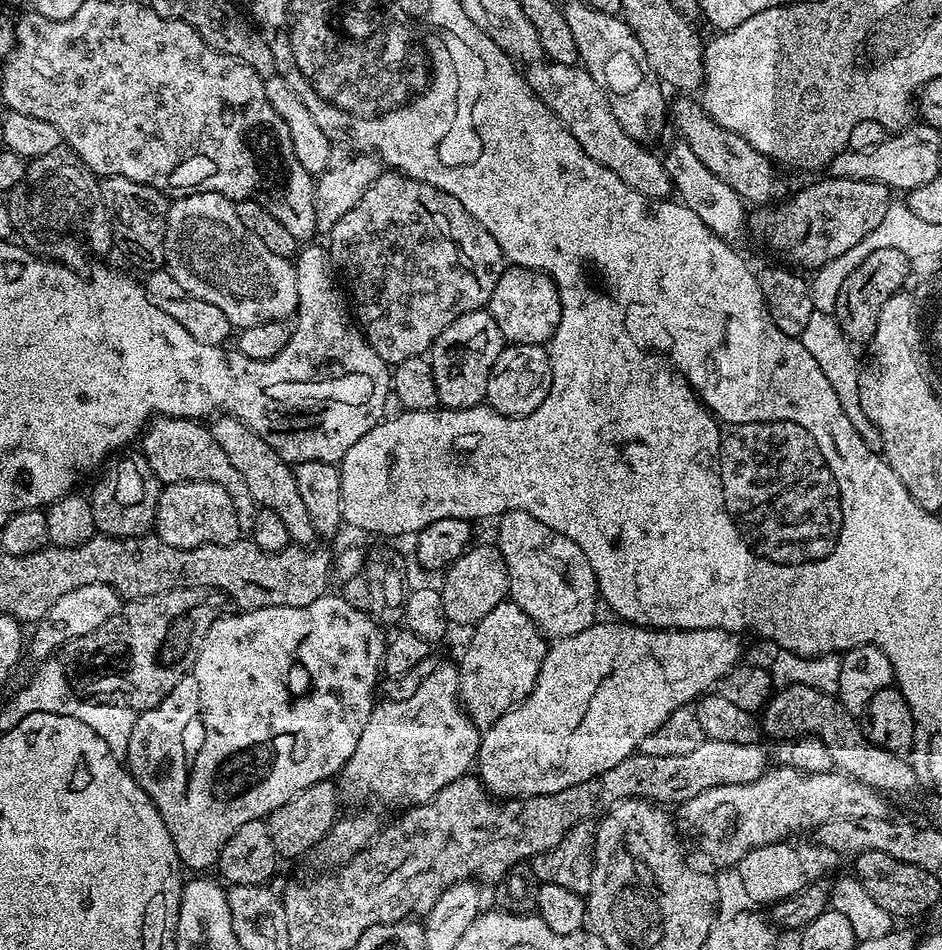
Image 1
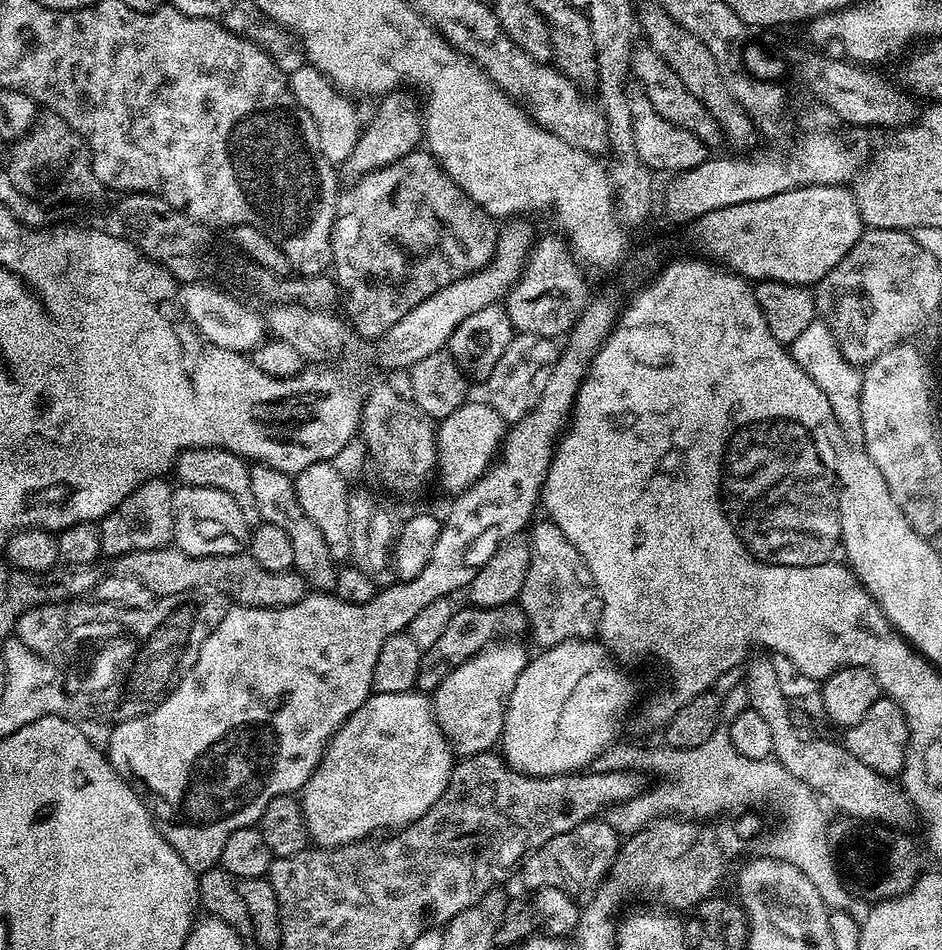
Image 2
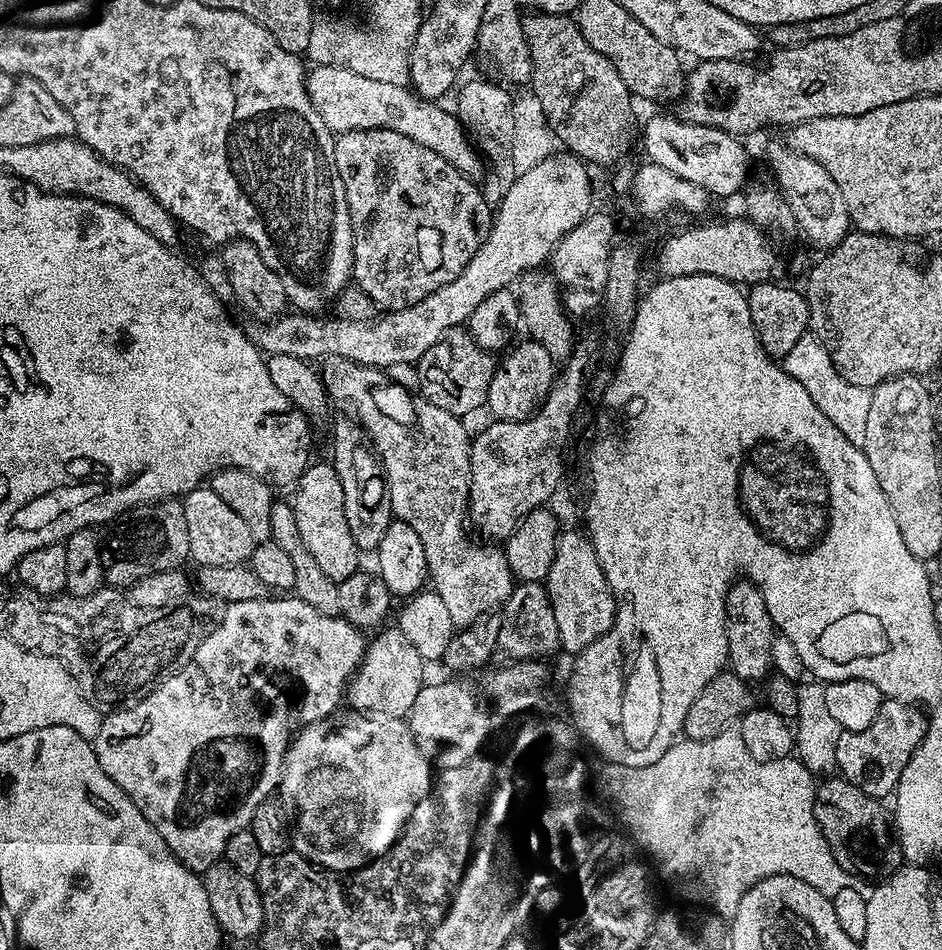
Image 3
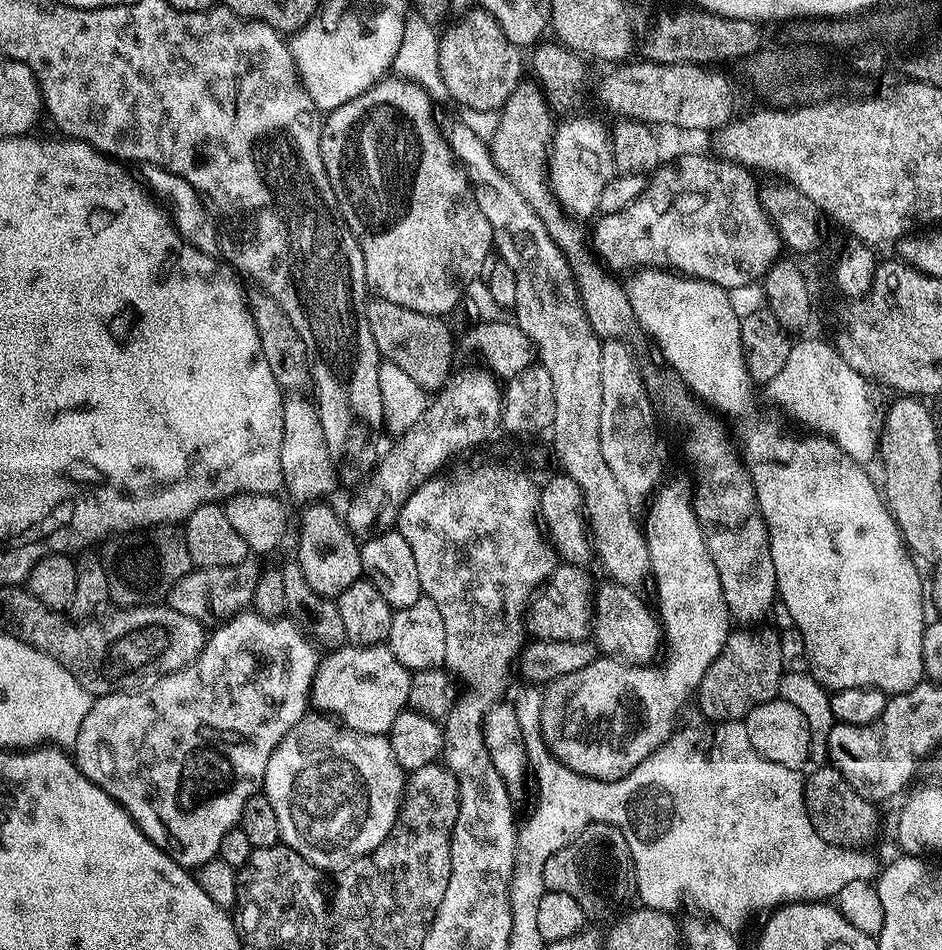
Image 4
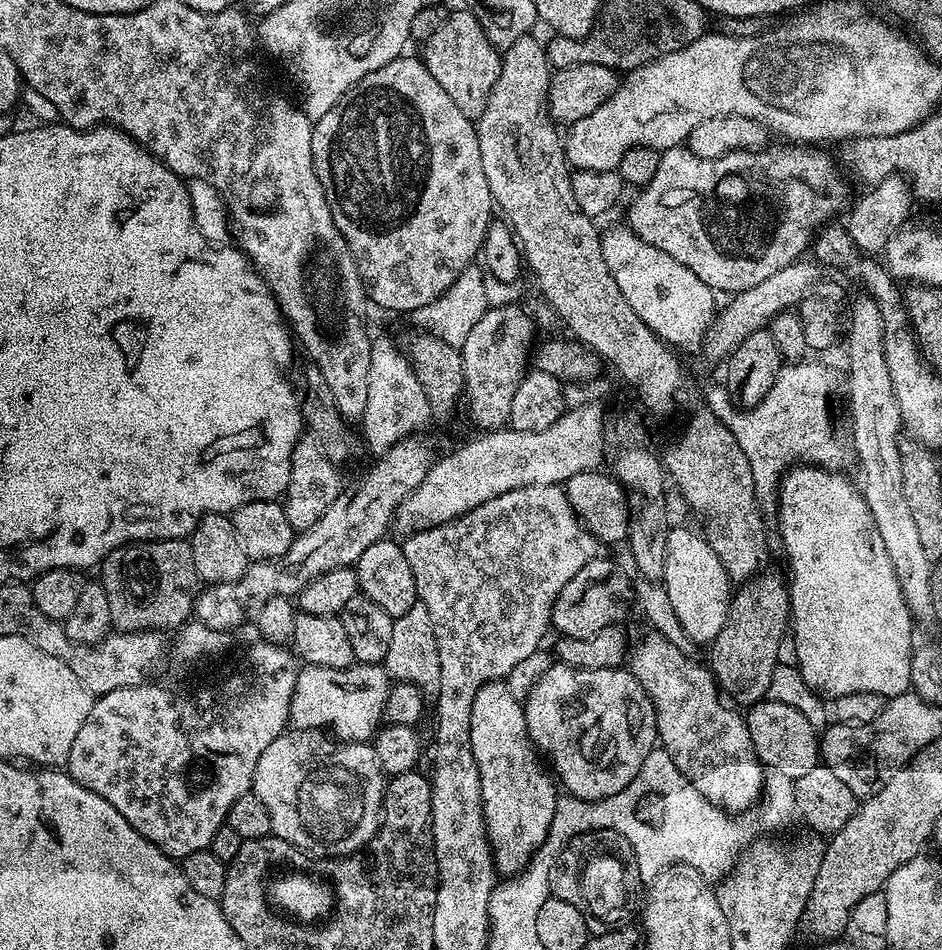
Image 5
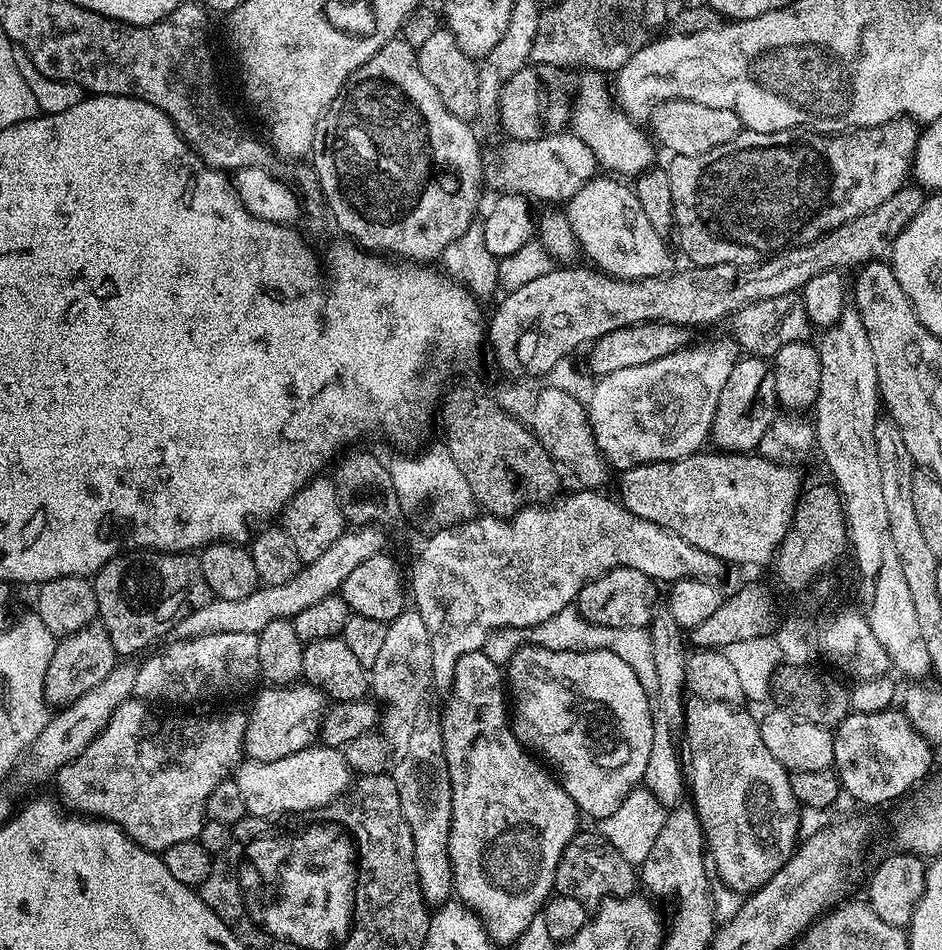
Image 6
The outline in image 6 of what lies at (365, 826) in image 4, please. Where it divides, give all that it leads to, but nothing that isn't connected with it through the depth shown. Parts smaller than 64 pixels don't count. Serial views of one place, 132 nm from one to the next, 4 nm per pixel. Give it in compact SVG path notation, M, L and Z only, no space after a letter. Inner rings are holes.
M313 746L301 752L278 758L274 762L241 760L234 773L242 802L246 802L248 816L284 816L287 812L316 812L349 791L354 773L340 748Z

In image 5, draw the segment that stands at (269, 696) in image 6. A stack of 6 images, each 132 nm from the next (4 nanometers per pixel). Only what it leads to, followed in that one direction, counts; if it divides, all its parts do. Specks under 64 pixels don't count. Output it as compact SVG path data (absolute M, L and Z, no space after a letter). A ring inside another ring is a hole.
M353 663L350 668L304 664L296 673L296 685L288 718L296 730L327 730L345 742L368 742L381 727L390 677L378 664Z

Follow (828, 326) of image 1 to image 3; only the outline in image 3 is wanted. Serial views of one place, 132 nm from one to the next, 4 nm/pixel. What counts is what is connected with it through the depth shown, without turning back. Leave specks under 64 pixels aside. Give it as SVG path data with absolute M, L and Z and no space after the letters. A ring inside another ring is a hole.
M805 334L798 338L798 343L790 349L790 354L786 354L782 361L782 367L794 382L802 382L806 394L814 398L818 410L850 438L850 442L863 445L866 442L866 418L870 415L870 398L872 397L869 389L862 386L854 386L842 373L834 366L828 351L821 346L820 341L811 334Z

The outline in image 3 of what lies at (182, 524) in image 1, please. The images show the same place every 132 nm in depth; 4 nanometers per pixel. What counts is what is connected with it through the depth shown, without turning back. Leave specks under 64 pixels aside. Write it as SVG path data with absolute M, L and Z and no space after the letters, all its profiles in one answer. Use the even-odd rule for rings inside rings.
M210 486L195 488L187 493L182 500L184 517L186 518L186 534L190 534L189 557L200 566L234 566L247 565L252 558L258 541L250 534L250 526L214 494Z

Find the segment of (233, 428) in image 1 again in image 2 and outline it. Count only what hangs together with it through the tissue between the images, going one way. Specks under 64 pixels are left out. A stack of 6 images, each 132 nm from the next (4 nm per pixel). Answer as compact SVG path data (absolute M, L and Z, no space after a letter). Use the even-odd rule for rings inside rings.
M253 463L250 467L250 490L254 494L254 502L260 511L261 521L278 526L285 534L290 534L294 550L292 567L300 573L305 585L312 590L331 593L336 586L338 561L330 554L318 526L314 526L314 518L306 518L306 510L298 506L295 479L282 470Z

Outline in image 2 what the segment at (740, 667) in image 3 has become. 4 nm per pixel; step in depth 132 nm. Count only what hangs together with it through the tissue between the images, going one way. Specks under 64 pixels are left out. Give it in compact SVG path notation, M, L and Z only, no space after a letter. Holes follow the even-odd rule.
M764 656L747 661L742 683L748 695L748 707L753 708L768 723L774 741L774 759L812 788L818 797L828 799L840 811L837 813L859 820L875 820L878 824L887 824L889 828L912 830L915 824L917 827L918 813L914 802L910 802L904 793L903 783L891 776L878 774L878 770L870 770L870 766L858 762L858 758L854 758L854 754L850 754L843 743L836 741L835 744L824 736L804 736L808 735L805 729L794 726L794 718L790 718L793 705L778 686L778 677L771 659Z

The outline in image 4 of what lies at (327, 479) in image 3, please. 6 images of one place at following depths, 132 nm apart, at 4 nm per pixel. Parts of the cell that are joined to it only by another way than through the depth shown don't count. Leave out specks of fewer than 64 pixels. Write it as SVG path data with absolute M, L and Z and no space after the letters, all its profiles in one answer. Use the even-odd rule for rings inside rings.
M308 502L300 516L300 537L296 540L294 558L302 566L302 574L314 590L333 598L342 594L362 576L360 544L351 527L328 505L328 502Z

